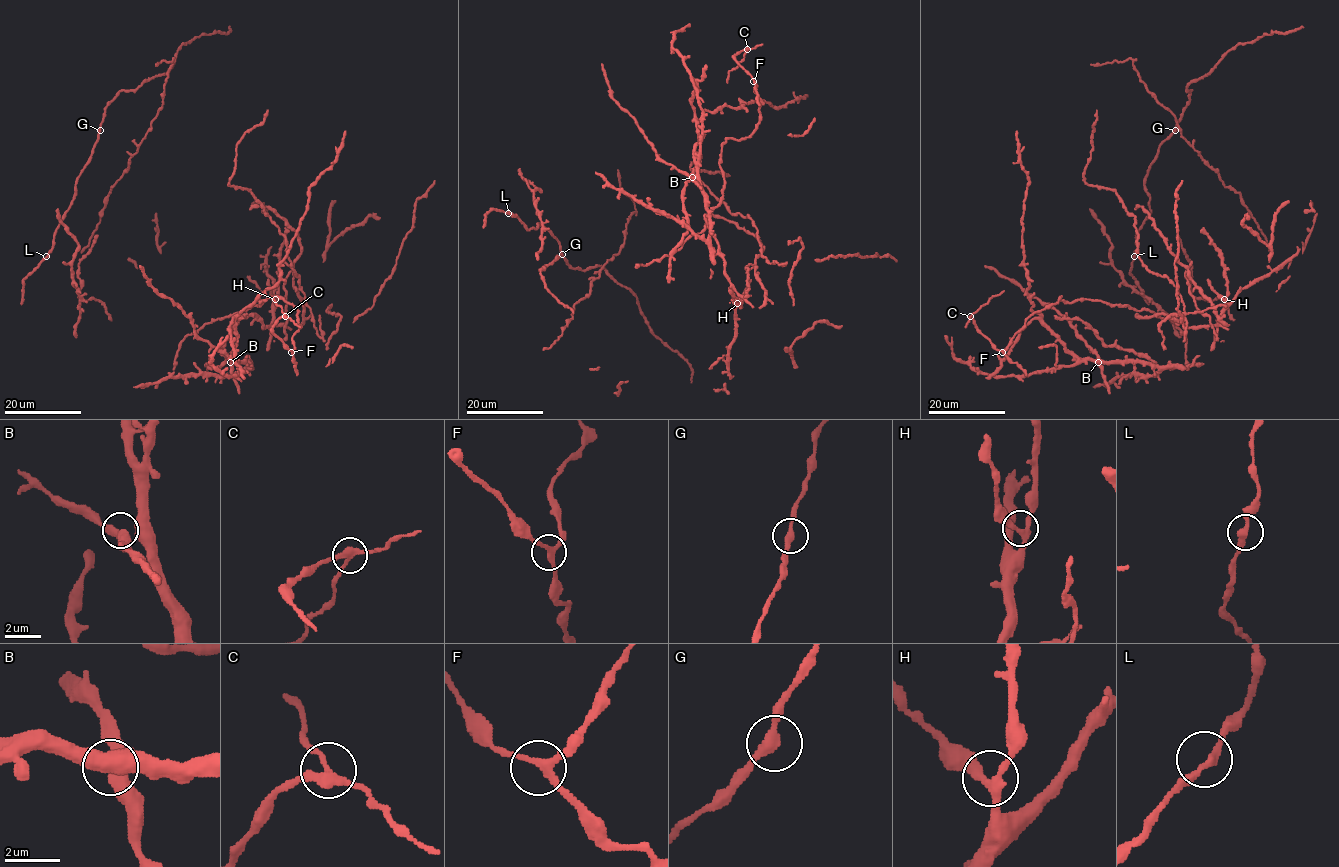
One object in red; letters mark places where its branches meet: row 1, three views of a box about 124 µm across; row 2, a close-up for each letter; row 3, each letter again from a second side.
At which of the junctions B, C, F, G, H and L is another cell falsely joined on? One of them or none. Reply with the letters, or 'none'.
C

